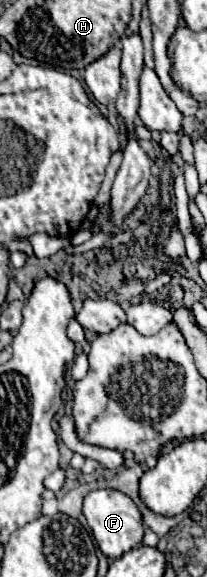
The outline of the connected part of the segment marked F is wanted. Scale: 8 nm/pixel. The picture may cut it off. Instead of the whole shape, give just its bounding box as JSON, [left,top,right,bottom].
[83,489,143,559]

